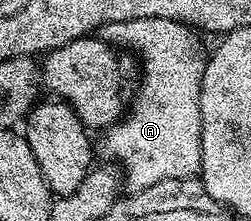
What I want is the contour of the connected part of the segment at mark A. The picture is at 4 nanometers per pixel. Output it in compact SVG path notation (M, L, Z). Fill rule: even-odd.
M140 17L139 20L108 22L99 36L112 46L125 46L139 54L143 62L143 76L129 113L112 124L104 133L105 152L121 162L126 187L133 192L146 190L165 179L192 178L200 173L202 160L201 82L206 59L199 54L196 33L192 27L166 17Z

